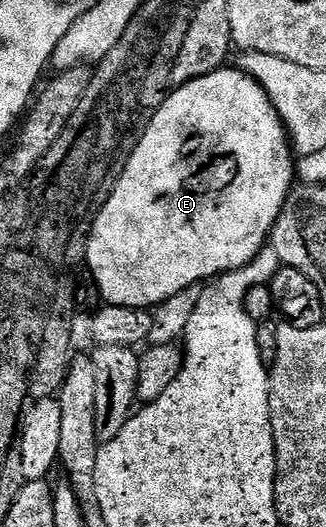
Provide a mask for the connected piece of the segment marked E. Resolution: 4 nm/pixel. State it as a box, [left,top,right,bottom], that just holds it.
[87,66,295,310]

